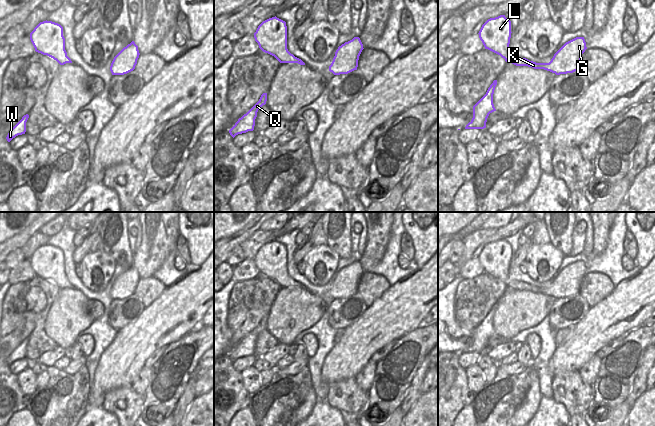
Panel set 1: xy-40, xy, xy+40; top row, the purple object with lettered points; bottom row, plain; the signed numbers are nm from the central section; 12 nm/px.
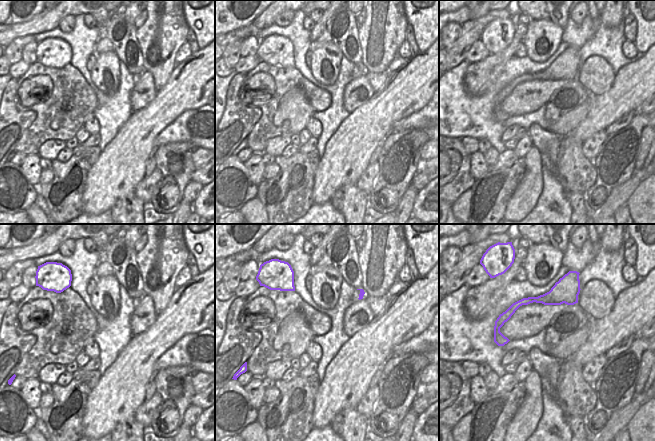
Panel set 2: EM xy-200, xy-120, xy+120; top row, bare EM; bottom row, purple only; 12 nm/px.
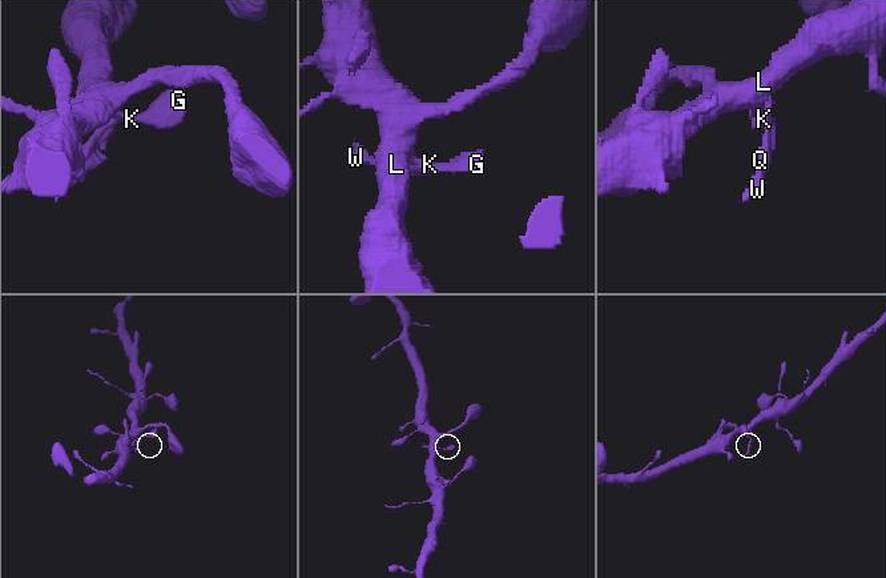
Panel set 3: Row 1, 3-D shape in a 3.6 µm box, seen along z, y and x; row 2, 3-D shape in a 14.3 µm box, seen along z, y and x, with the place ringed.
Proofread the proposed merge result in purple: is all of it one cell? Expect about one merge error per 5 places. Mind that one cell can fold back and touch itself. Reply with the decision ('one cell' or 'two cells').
one cell

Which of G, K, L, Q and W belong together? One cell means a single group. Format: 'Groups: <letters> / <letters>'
Groups: G K L Q W

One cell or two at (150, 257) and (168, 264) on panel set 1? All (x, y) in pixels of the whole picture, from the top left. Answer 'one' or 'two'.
two

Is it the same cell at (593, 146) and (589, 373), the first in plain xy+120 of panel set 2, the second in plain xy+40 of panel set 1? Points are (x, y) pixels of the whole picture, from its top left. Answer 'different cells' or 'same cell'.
same cell

